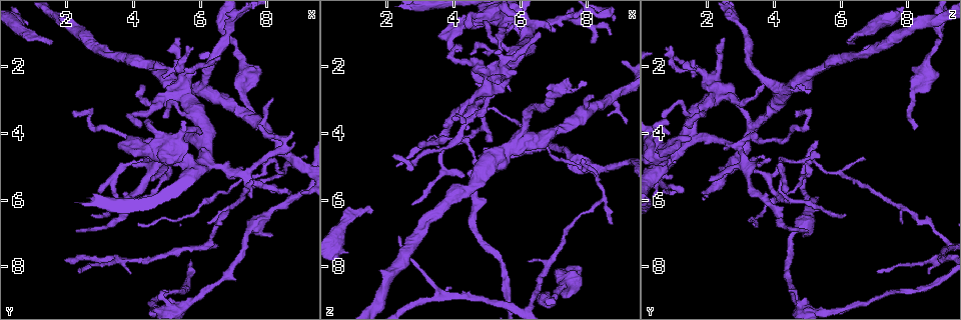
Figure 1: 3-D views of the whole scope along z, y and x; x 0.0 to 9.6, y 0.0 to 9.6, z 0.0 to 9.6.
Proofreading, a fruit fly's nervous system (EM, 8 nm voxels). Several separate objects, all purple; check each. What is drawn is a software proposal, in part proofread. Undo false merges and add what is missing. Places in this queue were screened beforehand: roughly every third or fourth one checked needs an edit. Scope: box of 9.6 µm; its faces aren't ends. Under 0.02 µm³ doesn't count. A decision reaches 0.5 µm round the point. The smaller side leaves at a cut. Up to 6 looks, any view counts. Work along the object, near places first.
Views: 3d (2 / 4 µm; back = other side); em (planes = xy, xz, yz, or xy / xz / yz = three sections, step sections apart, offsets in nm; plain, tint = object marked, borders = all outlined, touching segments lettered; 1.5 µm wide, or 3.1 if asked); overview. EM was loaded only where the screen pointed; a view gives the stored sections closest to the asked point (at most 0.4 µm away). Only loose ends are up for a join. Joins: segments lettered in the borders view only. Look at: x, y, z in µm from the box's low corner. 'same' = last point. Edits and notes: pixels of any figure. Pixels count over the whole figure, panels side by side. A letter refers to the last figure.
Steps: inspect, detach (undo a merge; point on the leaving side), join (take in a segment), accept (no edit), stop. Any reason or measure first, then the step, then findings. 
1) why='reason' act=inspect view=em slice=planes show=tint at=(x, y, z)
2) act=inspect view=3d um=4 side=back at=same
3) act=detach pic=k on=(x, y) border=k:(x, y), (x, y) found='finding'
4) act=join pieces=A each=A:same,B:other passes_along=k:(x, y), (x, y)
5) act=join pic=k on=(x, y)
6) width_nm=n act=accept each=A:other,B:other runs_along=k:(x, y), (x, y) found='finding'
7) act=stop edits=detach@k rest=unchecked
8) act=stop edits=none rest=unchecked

why='tapers out' act=inspect view=em slice=planes show=borders at=(4.10, 6.75, 3.35)

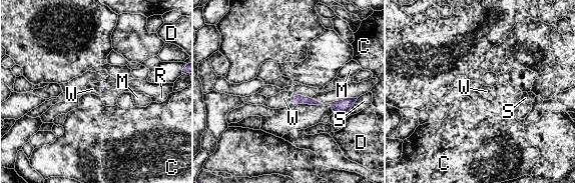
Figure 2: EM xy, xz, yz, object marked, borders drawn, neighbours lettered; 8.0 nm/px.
act=join pieces=W each=C:other,D:other,M:other,R:other,S:other,W:same found='it goes on there'

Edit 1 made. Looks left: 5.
why='branch stops here' act=inspect view=em slice=planes show=borders at=(4.90, 5.15, 4.30)

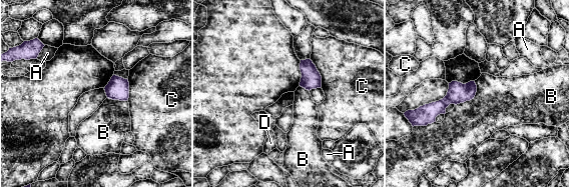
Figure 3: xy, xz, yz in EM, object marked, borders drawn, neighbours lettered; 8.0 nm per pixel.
act=accept each=A:other,B:other,C:other,D:other runs_along=3:(472, 83), (443, 103), (429, 119) found='none of them fits'

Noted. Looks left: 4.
why='thin end' act=inspect view=em slice=xz step=4 show=borders at=(7.65, 3.85, 8.20)

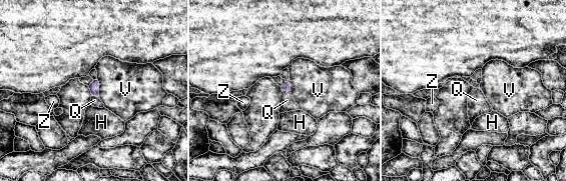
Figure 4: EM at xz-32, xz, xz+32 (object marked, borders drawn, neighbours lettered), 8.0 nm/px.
why='another direction' act=inspect view=em slice=planes show=borders at=same

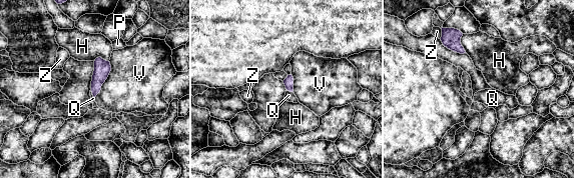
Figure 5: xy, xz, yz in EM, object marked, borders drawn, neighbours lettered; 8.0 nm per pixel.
act=join pieces=Q each=H:other,P:other,Q:same,V:other,Z:other passes_along=5:(289, 81), (290, 91), (290, 96) found='the cell continues'

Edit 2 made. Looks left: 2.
act=stop edits=join@2,join@5 rest=unchecked

